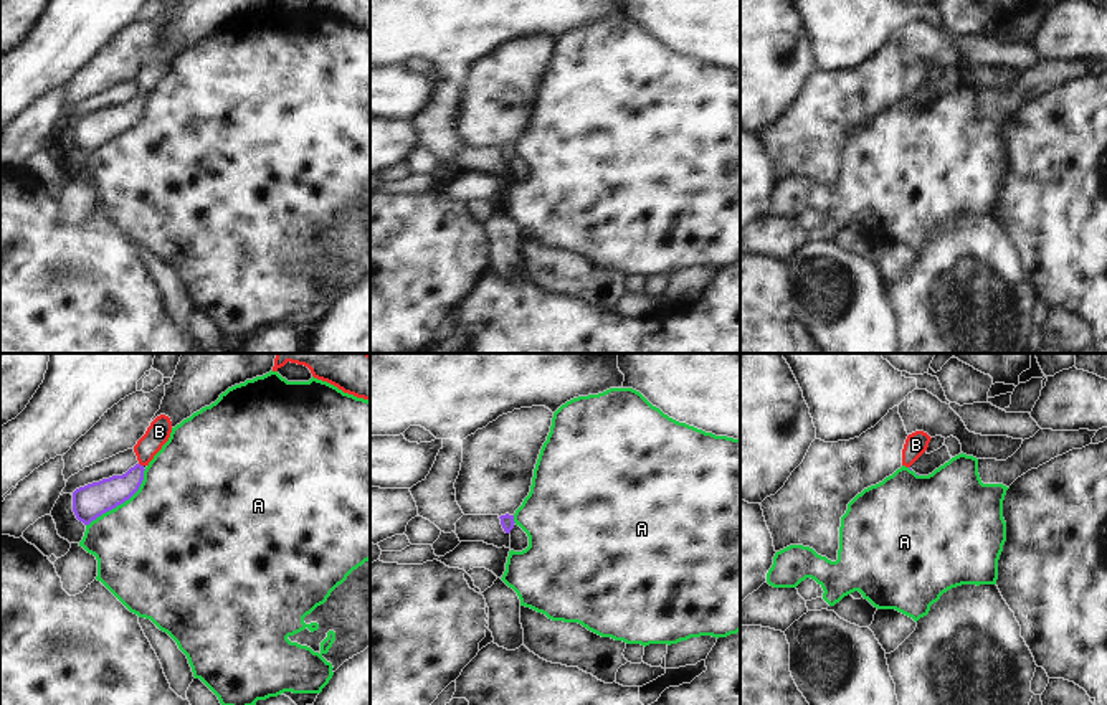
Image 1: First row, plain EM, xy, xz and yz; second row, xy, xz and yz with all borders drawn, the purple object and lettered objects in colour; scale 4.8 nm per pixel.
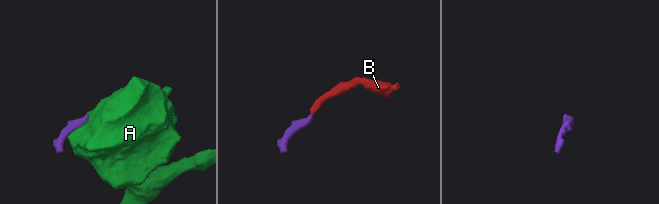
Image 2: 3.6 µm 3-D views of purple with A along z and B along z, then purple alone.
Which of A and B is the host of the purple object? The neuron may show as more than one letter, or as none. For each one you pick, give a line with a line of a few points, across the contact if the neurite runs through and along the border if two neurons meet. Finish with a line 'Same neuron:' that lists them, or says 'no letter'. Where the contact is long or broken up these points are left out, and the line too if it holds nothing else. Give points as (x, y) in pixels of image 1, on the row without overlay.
B: line xy (99, 127), (118, 119), (139, 94), (144, 80), (159, 61)
Same neuron: B

